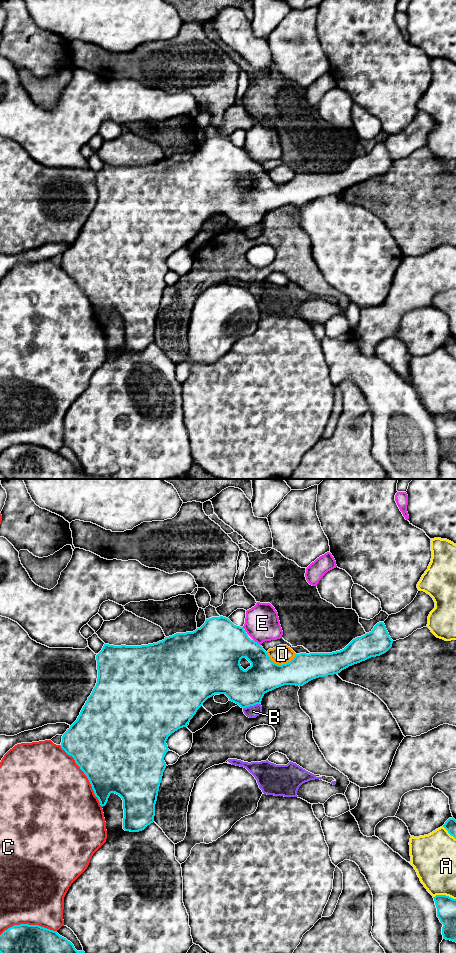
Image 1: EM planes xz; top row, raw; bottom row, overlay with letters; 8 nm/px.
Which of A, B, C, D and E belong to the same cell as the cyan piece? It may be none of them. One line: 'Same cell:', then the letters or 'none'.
Same cell: none

